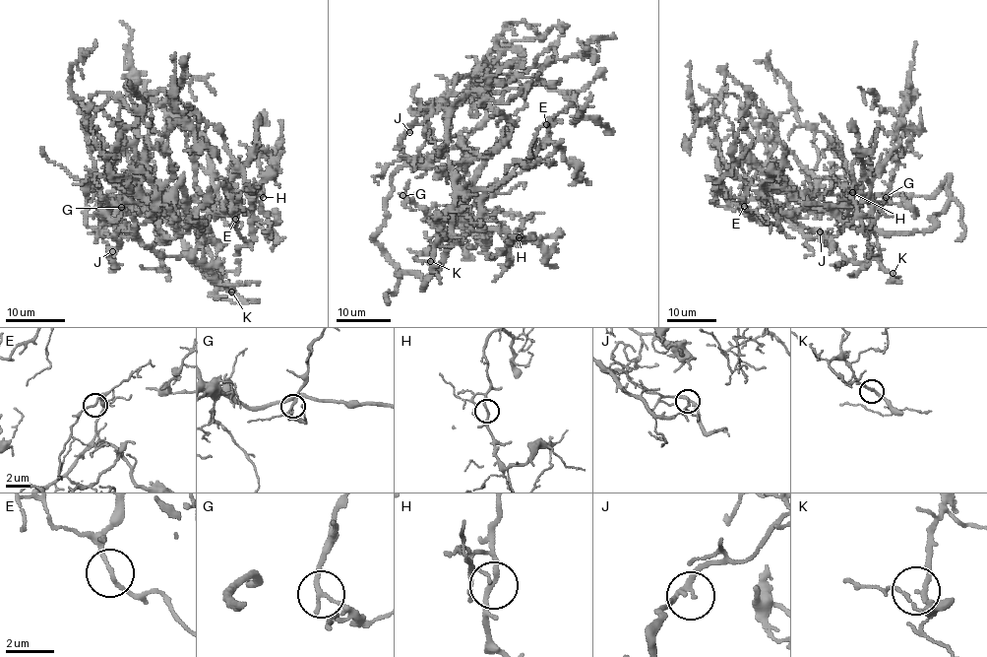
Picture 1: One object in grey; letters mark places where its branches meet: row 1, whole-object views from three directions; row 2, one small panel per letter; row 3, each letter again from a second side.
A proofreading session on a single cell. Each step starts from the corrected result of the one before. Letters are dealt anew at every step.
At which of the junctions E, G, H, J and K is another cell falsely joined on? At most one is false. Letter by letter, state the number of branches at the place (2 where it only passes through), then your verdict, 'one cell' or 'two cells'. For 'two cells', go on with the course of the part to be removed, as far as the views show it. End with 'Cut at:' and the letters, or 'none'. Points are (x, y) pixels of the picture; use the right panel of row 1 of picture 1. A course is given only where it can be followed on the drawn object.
E: 2 branches meet; one cell
G: 2 branches meet; one cell
H: 2 branches meet; one cell
J: 2 branches meet; one cell
K: 2 branches meet; one cell
Cut at: none

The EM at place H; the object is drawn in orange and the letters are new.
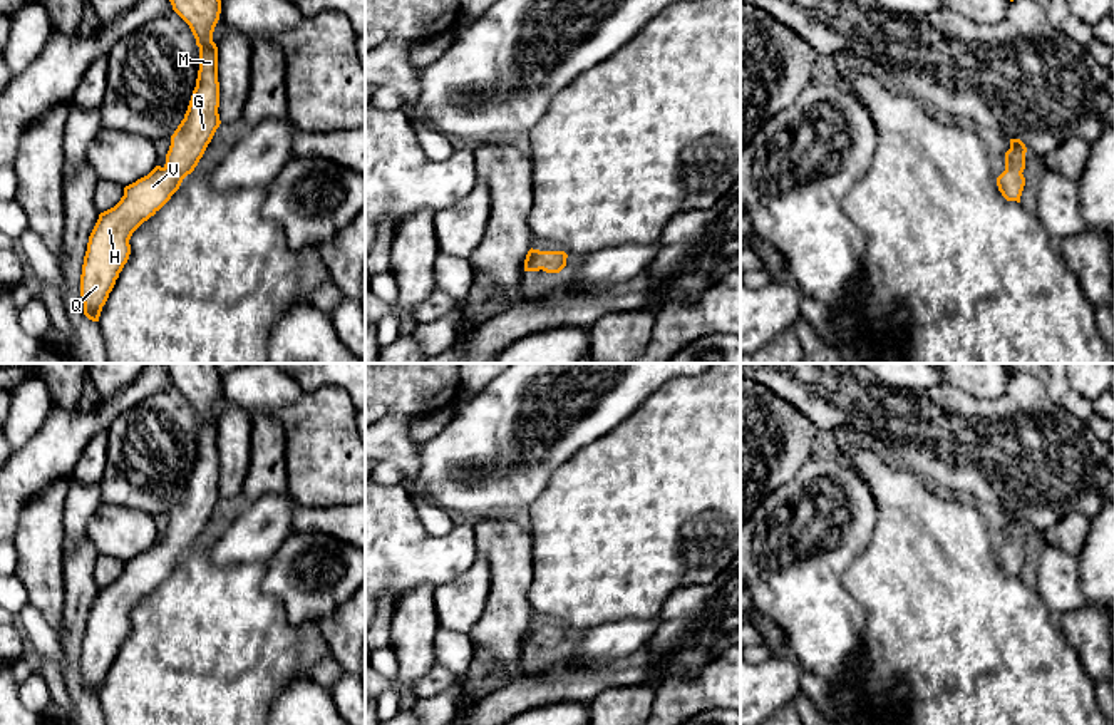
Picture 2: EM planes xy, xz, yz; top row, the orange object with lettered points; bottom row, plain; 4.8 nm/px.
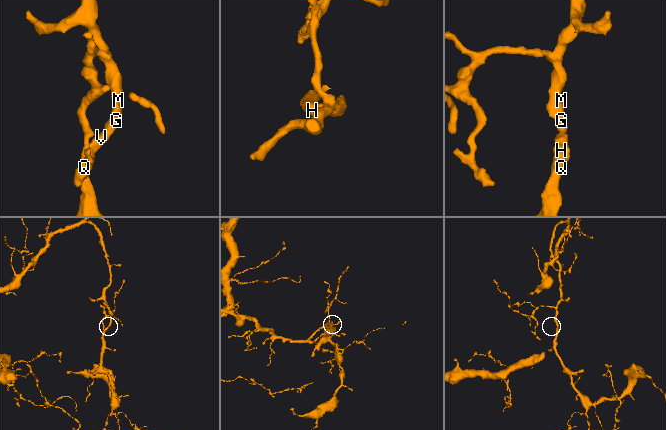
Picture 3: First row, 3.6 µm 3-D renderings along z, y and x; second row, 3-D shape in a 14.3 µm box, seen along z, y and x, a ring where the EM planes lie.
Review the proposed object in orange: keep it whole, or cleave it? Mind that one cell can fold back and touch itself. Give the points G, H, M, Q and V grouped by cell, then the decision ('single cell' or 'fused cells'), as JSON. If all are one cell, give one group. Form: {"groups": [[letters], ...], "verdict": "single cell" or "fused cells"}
{"groups": [["G", "H", "M", "Q", "V"]], "verdict": "single cell"}

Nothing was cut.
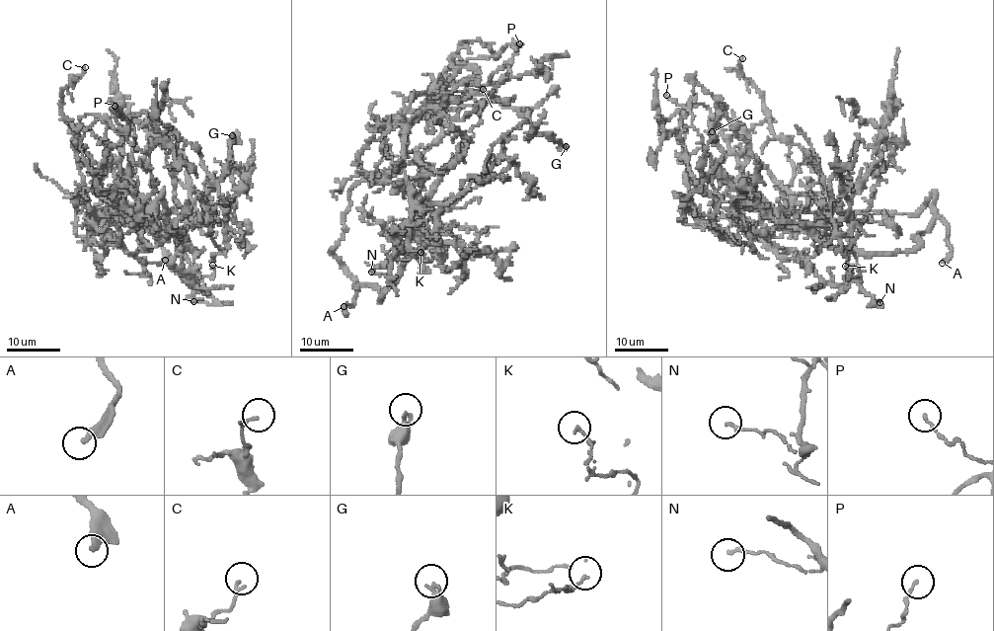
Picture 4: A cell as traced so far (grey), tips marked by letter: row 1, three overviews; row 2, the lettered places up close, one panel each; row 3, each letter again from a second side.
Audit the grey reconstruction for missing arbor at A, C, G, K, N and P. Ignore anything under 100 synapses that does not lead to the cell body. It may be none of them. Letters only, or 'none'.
A

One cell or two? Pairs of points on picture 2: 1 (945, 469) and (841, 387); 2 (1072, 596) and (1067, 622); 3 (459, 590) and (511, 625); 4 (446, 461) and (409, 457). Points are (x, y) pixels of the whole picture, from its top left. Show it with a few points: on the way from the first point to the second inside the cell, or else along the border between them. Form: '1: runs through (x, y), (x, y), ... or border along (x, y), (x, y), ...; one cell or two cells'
1: runs through (920, 444), (895, 419), (866, 404); one cell
2: border along (1086, 605), (1064, 611), (1056, 618); two cells
3: border along (489, 568), (486, 606), (468, 633); two cells
4: border along (419, 444), (419, 474), (409, 484); two cells

